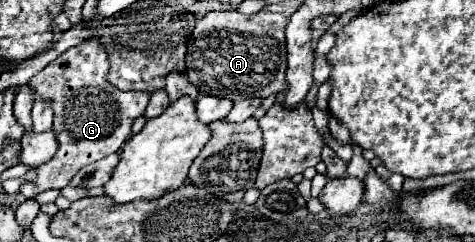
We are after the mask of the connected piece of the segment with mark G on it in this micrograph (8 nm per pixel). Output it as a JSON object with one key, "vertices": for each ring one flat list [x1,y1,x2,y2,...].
{"vertices":[[88,39,86,43,82,41,80,45,64,51,28,81,34,99,42,99,42,95,46,95,46,99,50,99,50,107,54,107,52,131,58,139,58,151,46,165,38,167,38,177,34,181,20,187,20,193,26,199,32,199,48,189,66,187,82,167,120,151,130,139,130,129,144,113,150,93,118,91,112,83,108,83,108,71,106,51,98,41]]}

